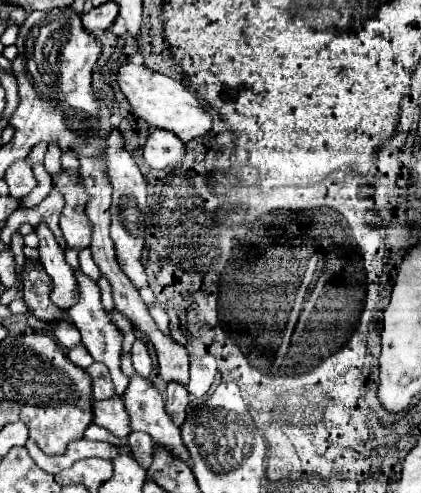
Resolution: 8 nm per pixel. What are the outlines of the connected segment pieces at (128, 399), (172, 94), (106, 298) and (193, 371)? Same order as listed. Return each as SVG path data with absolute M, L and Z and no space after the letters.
M134 374L130 378L130 386L128 386L126 394L122 396L122 400L124 400L126 410L130 414L130 426L132 426L132 430L142 430L142 432L150 434L158 446L164 446L174 458L180 458L186 464L190 464L190 454L186 450L186 444L182 442L180 428L174 426L174 422L170 420L170 416L164 412L164 400L162 400L160 392L154 388L152 382L148 382L146 378Z
M128 62L118 72L118 84L124 96L128 98L132 110L140 118L144 118L154 128L174 132L182 142L192 142L196 138L206 136L212 130L212 114L206 112L198 98L174 78L152 72L144 64Z
M101 276L98 279L97 285L100 288L101 299L104 309L107 312L112 311L114 309L114 302L112 298L112 288L108 280L104 276Z
M204 356L204 358L196 358L190 364L190 382L188 382L188 392L202 398L206 396L206 392L210 390L214 376L216 376L216 360L212 356Z

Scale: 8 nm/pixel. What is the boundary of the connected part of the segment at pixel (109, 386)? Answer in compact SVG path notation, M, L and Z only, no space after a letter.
M94 362L94 364L88 368L88 374L92 376L94 398L96 398L96 400L106 400L106 398L116 396L116 394L114 394L114 384L112 384L112 380L110 380L110 372L108 372L106 364Z

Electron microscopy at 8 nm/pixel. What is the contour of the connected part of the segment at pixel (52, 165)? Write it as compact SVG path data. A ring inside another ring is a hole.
M48 144L48 152L46 152L46 158L44 158L44 166L46 166L46 170L50 174L54 174L54 172L60 170L60 156L62 156L62 152L60 152L58 144Z

